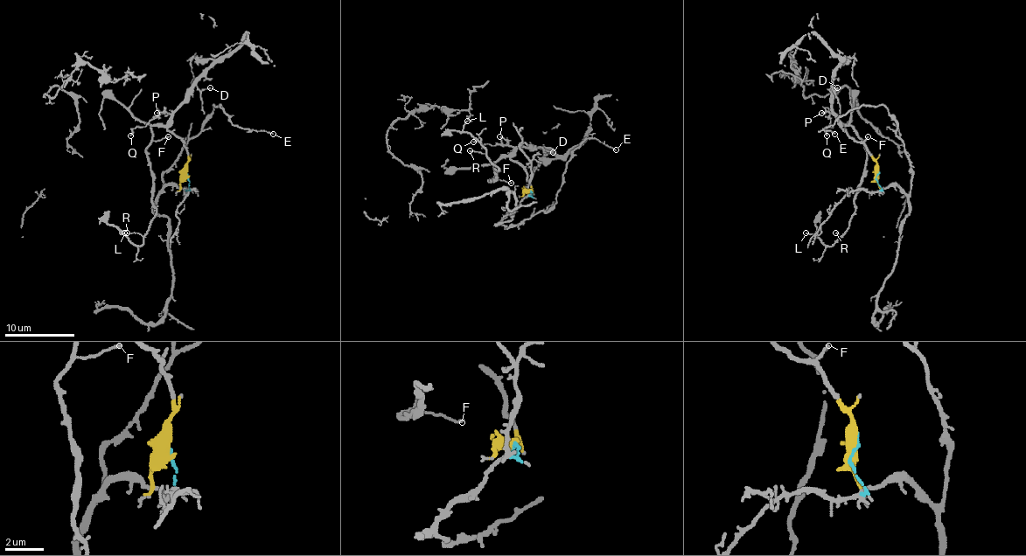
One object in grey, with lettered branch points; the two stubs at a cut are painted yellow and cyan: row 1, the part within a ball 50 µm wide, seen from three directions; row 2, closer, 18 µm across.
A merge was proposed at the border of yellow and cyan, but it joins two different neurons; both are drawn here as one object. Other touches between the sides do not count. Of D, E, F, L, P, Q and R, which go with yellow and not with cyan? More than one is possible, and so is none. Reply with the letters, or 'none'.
D, F, L, P, Q, R

